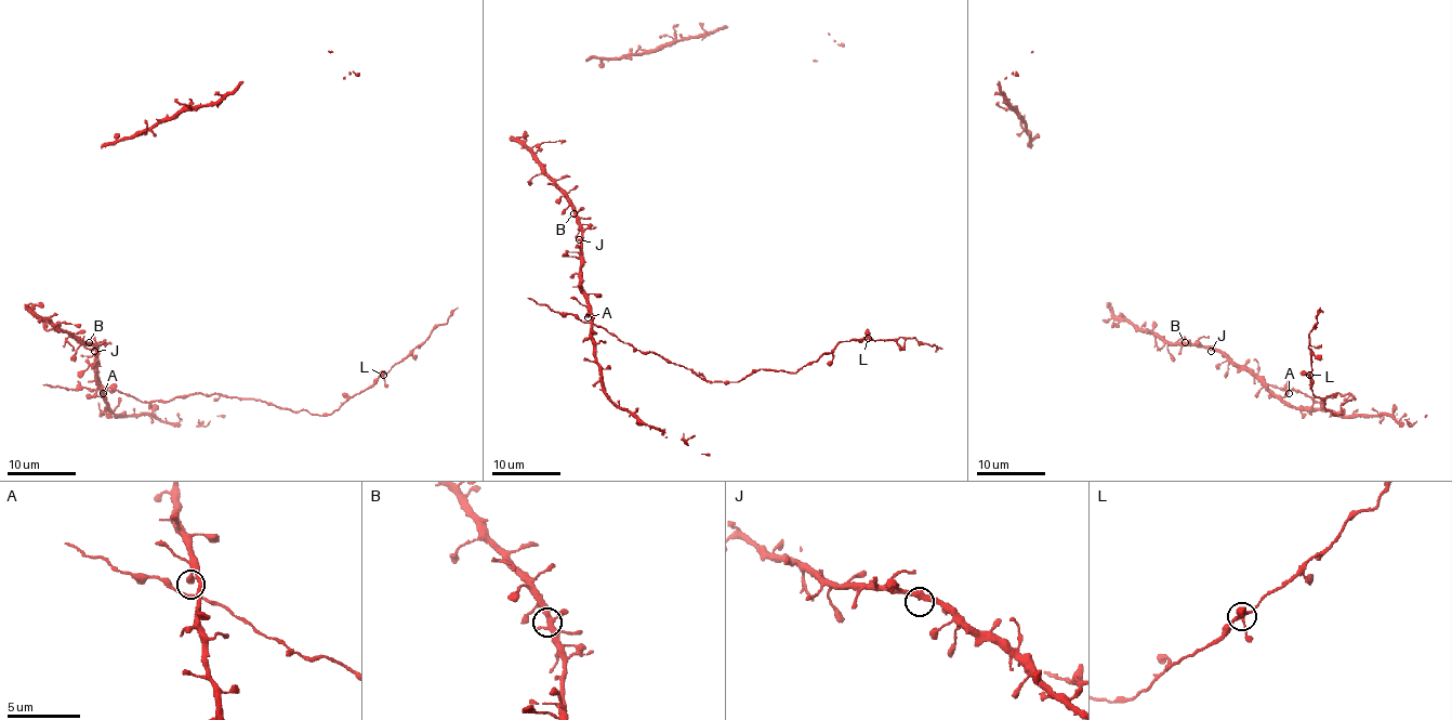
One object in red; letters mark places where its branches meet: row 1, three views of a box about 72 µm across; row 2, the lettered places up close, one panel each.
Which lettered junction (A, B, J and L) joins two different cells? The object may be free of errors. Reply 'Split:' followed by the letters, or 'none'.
Split: none

